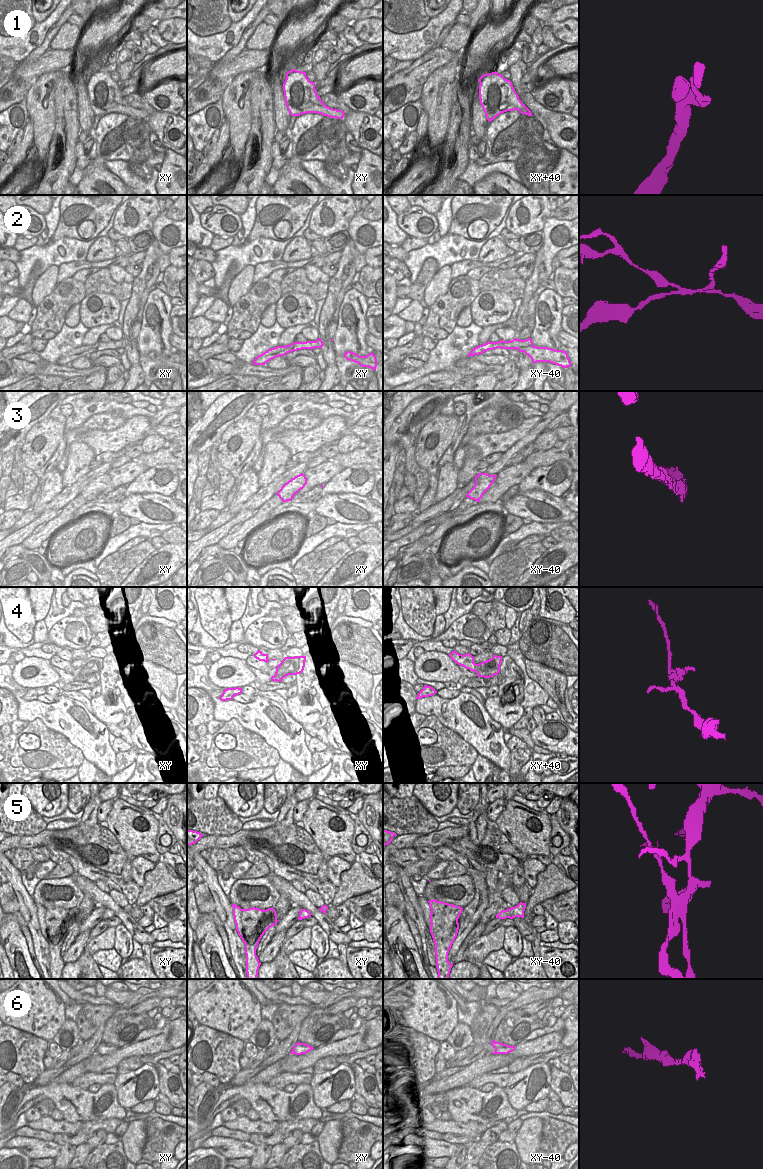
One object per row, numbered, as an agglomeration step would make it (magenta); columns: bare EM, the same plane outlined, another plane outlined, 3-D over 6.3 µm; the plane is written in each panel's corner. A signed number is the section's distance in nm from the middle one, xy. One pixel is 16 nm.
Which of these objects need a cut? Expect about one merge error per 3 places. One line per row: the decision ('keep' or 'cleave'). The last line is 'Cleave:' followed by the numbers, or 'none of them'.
1: keep
2: cleave
3: cleave
4: keep
5: cleave
6: keep
Cleave: 2, 3, 5

